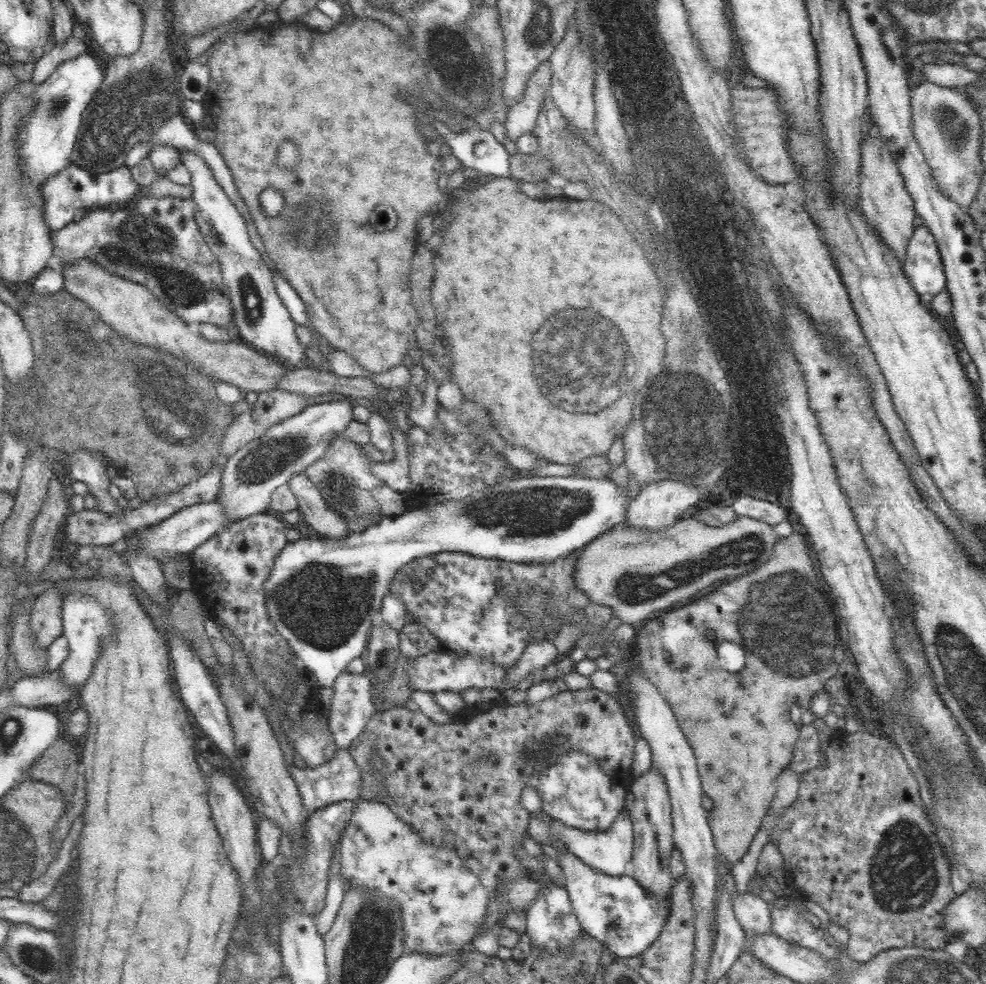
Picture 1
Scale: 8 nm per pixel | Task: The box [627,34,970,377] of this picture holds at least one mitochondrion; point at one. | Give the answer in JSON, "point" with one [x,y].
{"point":[646,165]}

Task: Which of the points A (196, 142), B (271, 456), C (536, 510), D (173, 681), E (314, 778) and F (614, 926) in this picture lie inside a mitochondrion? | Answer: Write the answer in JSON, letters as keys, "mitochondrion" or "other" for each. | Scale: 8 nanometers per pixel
{"A":"other","B":"mitochondrion","C":"mitochondrion","D":"other","E":"other","F":"mitochondrion"}

